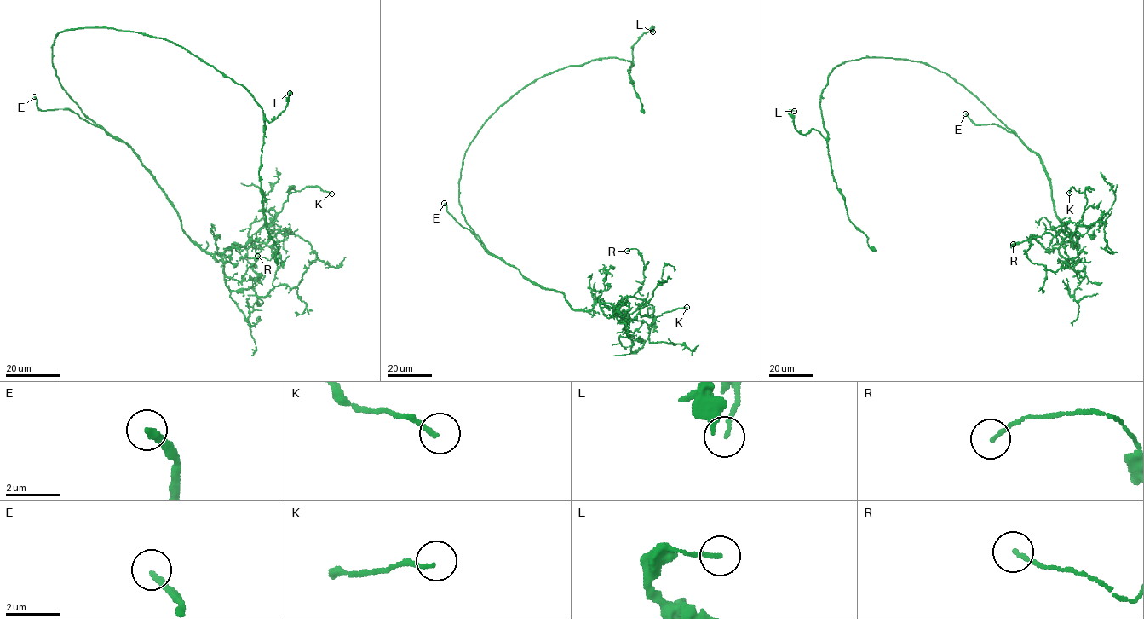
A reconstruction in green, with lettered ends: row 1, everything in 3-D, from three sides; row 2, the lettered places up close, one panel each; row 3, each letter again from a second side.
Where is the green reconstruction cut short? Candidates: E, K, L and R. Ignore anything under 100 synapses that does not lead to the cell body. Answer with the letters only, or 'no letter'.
E

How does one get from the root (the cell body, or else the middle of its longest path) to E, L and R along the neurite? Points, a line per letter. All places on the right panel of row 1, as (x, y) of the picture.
E: (965, 89), (1018, 137), (996, 124), (976, 124), (965, 113)
L: (965, 89), (922, 62), (862, 57), (829, 75), (819, 103), (826, 138), (813, 129), (800, 134), (794, 111)
R: (965, 89), (1040, 158), (1054, 211), (1073, 240), (1064, 242), (1070, 235), (1060, 231), (1013, 244)

